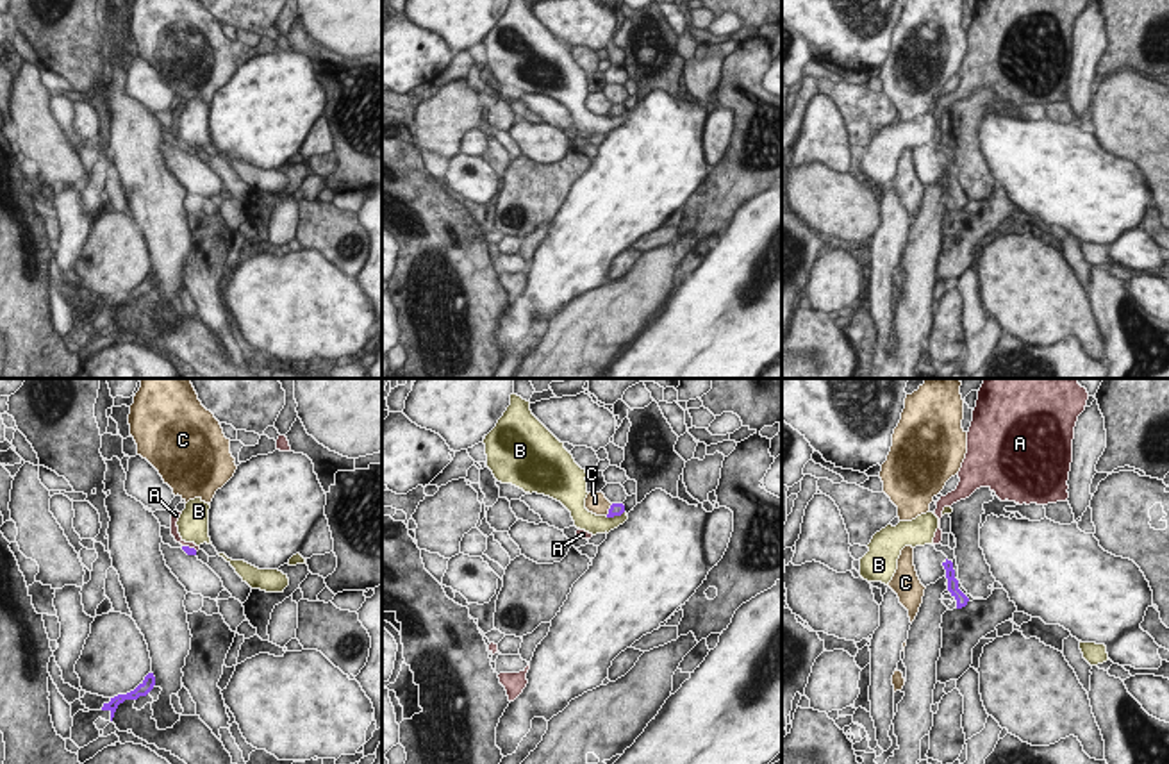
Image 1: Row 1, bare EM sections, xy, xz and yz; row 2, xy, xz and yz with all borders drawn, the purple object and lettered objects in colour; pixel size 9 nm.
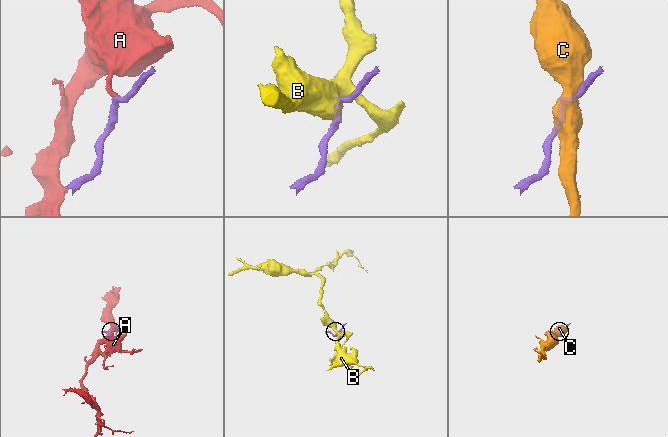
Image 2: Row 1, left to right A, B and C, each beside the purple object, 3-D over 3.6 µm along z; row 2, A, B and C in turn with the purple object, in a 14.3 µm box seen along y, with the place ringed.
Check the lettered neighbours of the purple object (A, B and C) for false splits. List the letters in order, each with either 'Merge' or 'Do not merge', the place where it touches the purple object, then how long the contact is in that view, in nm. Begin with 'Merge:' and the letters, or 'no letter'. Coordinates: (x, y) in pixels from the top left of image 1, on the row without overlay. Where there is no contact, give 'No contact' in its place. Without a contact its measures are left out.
Merge: no letter
A: Do not merge. Touches purple at xy (188, 147). Shared border 150 nm
B: Do not merge. Touches purple at xz (614, 115). Shared border 180 nm
C: Do not merge. Touches purple at xz (609, 109). Shared border 130 nm.

